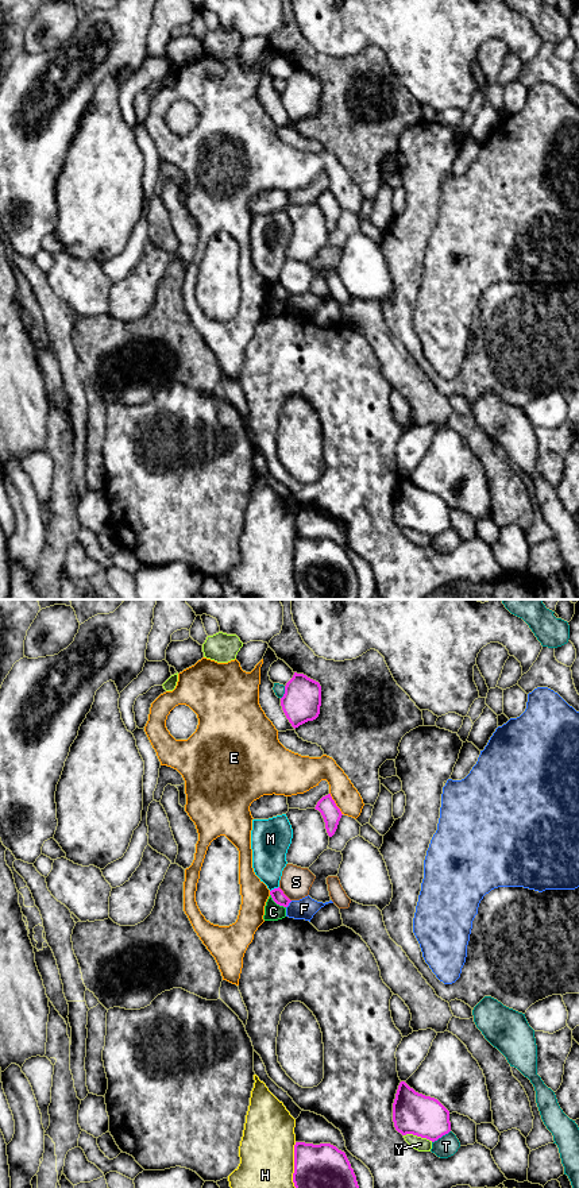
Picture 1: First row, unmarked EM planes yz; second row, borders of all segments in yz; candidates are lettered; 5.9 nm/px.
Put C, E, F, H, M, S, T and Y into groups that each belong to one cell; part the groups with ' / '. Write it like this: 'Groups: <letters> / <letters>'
Groups: C / E / F / H / M / S / T / Y

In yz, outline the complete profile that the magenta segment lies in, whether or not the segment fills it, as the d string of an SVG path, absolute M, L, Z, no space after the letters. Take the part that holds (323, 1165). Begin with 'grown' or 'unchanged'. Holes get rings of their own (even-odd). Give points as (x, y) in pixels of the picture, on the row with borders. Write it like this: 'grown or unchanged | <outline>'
unchanged | M331 1143L294 1145L296 1188L359 1188L344 1152Z

